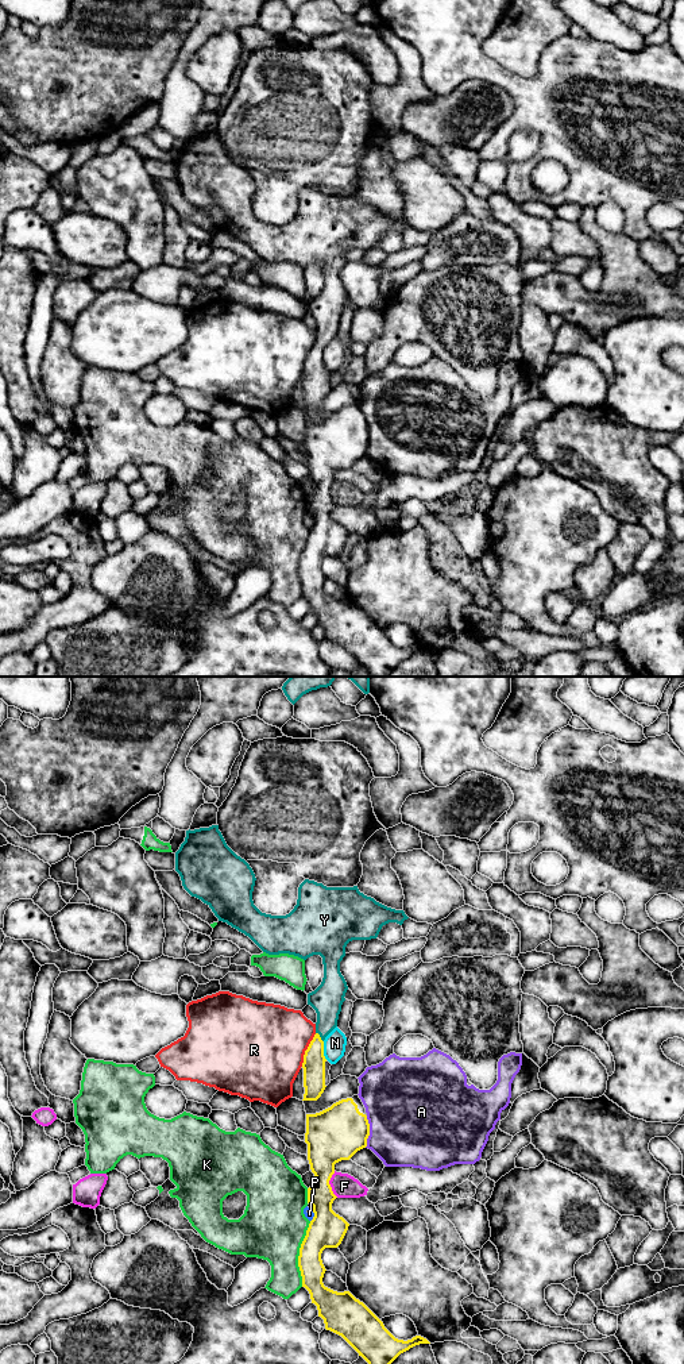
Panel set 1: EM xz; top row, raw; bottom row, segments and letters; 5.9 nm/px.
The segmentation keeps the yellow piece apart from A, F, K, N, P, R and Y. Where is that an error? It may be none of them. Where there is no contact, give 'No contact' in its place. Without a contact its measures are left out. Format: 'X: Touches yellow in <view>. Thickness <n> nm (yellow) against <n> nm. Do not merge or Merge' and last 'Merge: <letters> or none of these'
A: Touches yellow in xz. Thickness 320 nm (yellow) against 480 nm. Do not merge
F: Touches yellow in xz. Thickness 260 nm (yellow) against 140 nm. Do not merge
K: Touches yellow in xz. Thickness 220 nm (yellow) against 380 nm. Do not merge
N: Touches yellow in xz. Thickness 130 nm (yellow) against 130 nm. Do not merge
P: Touches yellow in xz. Thickness 220 nm (yellow) against 60 nm. Do not merge
R: Touches yellow in xz. Thickness 130 nm (yellow) against 480 nm. Do not merge
Y: Touches yellow in xz. Thickness 130 nm (yellow) against 190 nm. Merge
Merge: Y

